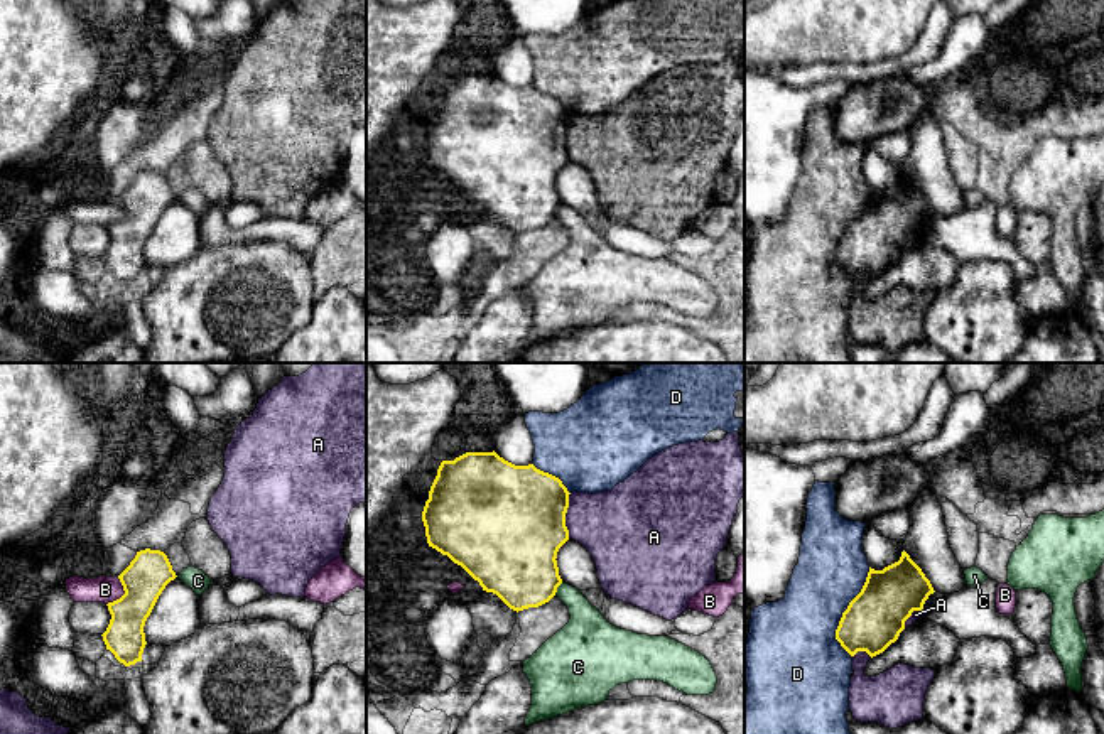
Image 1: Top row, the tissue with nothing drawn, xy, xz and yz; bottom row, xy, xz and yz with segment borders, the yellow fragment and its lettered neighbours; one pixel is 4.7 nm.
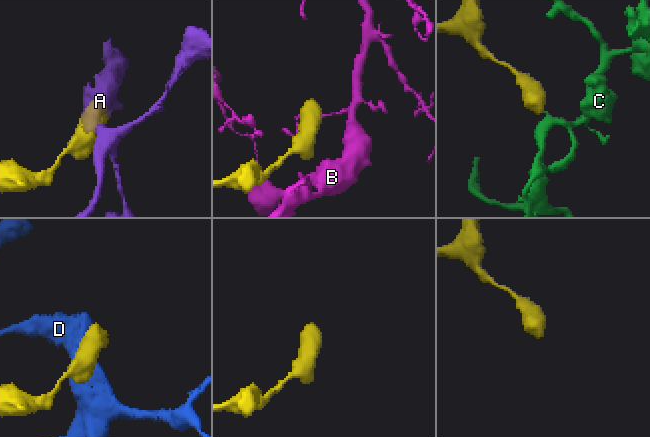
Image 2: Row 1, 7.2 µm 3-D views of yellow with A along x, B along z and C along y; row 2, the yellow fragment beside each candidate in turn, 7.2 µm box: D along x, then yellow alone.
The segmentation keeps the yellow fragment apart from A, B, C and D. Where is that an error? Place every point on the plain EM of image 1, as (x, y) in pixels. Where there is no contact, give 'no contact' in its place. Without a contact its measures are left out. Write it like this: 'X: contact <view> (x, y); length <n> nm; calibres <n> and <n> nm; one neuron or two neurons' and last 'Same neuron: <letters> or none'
A: contact xz (564, 139); length 200 nm; calibres 500 and 360 nm; two neurons
B: contact xy (124, 216); length 150 nm; calibres 200 and 130 nm; two neurons
C: contact xz (556, 211); length 80 nm; calibres 380 and 200 nm; two neurons
D: contact yz (843, 235); length 440 nm; calibres 280 and 360 nm; two neurons
Same neuron: none

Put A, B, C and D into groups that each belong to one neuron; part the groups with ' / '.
A / B / C / D

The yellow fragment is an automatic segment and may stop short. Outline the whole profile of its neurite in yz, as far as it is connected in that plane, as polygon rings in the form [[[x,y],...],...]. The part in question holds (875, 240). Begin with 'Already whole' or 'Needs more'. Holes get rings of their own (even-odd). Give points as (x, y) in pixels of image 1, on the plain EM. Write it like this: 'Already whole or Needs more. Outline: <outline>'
Already whole. Outline: [[[903,172],[900,182],[883,192],[869,189],[861,214],[842,235],[836,251],[836,262],[851,278],[858,273],[866,273],[873,280],[898,262],[900,255],[905,251],[905,243],[913,233],[923,235],[923,226],[934,214],[935,213],[922,191]]]

